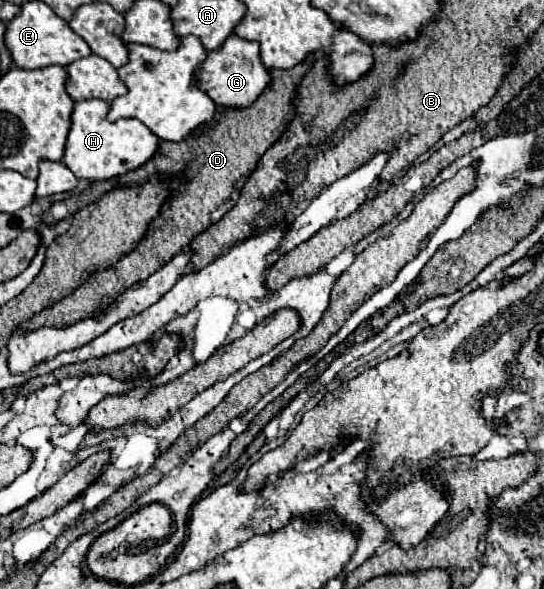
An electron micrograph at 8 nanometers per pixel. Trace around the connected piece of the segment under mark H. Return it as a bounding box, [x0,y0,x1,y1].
[63,99,159,181]

